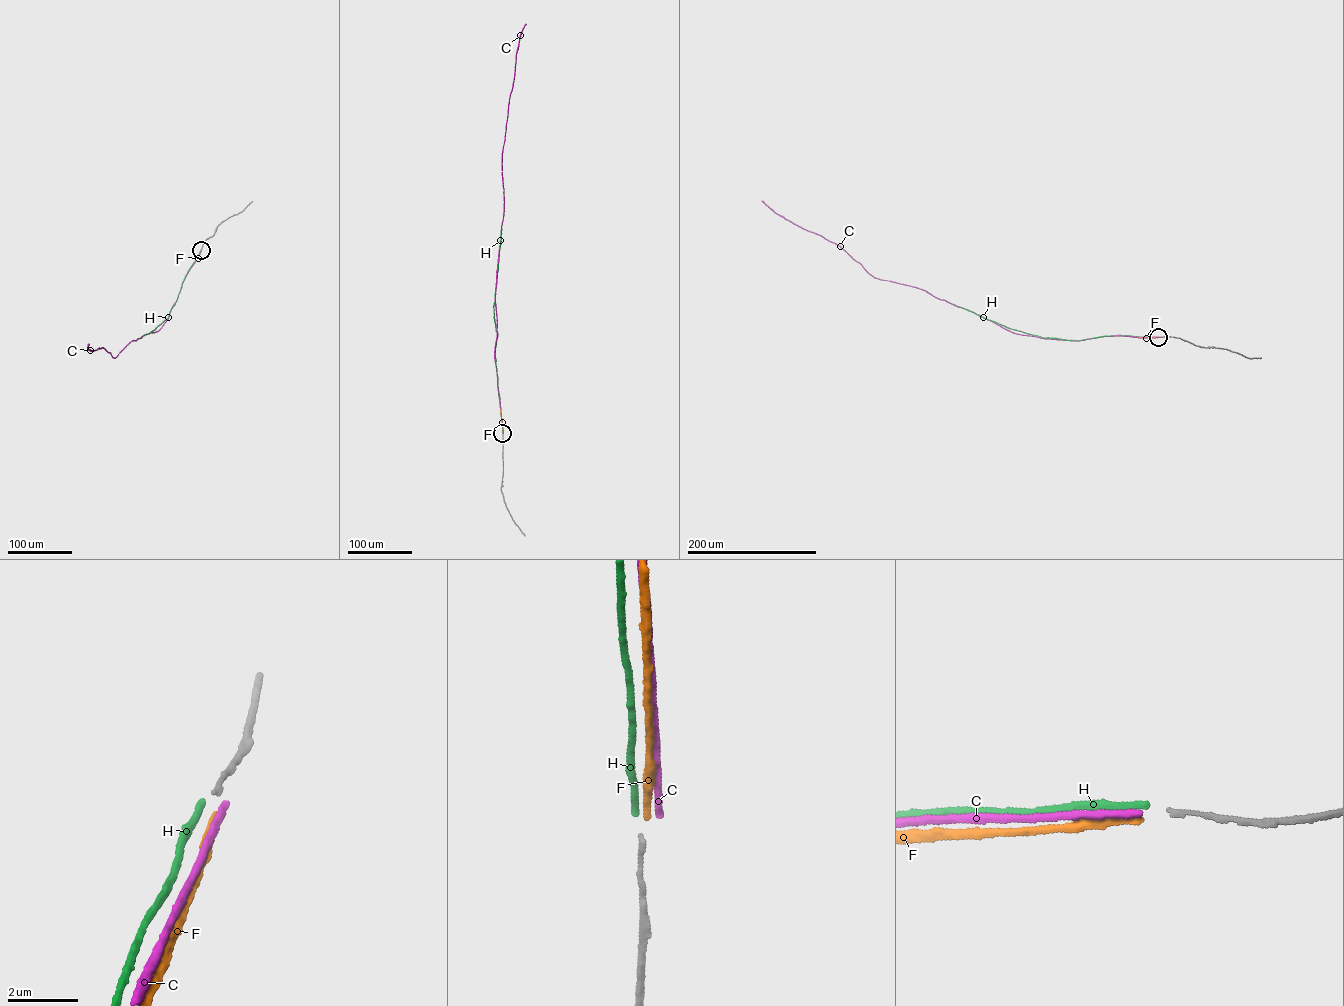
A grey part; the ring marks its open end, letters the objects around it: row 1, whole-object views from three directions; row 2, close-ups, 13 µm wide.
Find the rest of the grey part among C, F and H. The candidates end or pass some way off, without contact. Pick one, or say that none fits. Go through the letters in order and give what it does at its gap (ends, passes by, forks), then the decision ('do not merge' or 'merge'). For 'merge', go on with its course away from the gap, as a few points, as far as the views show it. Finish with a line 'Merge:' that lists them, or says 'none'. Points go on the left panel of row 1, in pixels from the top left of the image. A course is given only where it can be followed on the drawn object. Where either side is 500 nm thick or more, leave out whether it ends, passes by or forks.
C: it ends; do not merge
F: it ends; merge; course (201, 250), (191, 266)
H: it ends; do not merge
Merge: F

